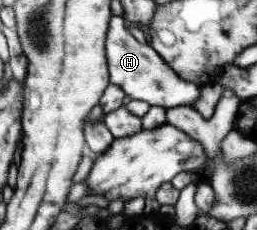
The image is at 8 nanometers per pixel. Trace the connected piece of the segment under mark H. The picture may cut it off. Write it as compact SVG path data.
M112 16L106 33L106 58L110 83L118 85L133 100L146 101L151 106L189 106L199 97L201 86L181 79L165 60L142 39L139 30L144 31L138 21L128 24L123 16Z

